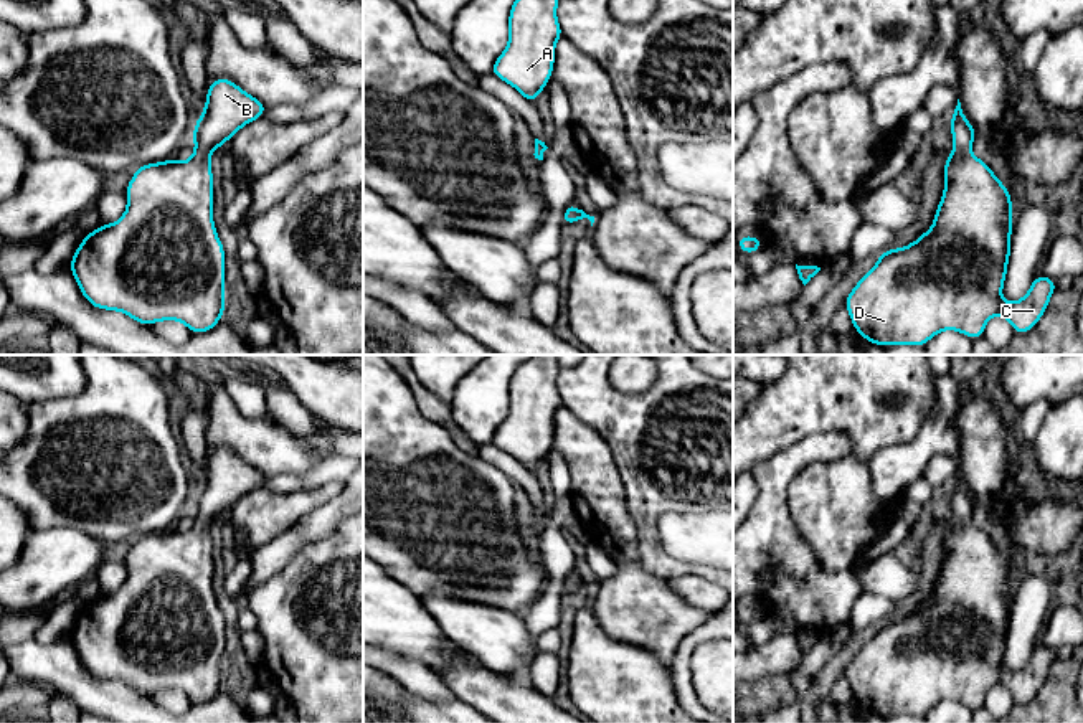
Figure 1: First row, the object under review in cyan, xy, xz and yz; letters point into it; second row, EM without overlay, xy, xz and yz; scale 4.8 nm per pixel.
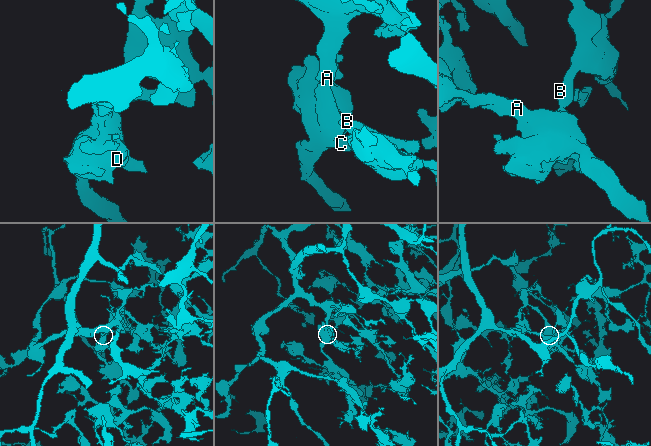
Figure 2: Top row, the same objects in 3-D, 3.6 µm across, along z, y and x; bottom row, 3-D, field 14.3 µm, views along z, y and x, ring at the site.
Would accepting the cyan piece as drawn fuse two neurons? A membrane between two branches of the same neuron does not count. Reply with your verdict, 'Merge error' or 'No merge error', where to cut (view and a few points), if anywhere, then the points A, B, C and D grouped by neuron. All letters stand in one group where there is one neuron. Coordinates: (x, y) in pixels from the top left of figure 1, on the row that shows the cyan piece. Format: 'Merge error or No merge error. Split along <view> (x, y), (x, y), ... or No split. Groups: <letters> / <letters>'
No merge error. No split. Groups: A B C D

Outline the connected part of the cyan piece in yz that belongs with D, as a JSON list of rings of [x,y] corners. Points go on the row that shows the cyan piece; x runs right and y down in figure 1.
[[[959,99],[949,119],[954,150],[944,162],[944,191],[933,226],[911,244],[878,254],[875,267],[860,277],[844,302],[854,328],[868,343],[921,347],[943,330],[976,340],[994,315],[1007,319],[1022,335],[1038,324],[1057,291],[1057,282],[1040,274],[1020,300],[1002,299],[1010,259],[1012,198],[991,167],[971,154],[977,132],[964,117]]]

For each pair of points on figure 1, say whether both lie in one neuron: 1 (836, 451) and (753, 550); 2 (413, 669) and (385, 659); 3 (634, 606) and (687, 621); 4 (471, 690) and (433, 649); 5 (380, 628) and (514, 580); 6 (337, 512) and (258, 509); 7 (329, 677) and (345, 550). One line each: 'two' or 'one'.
1: one
2: one
3: one
4: two
5: two
6: two
7: one

